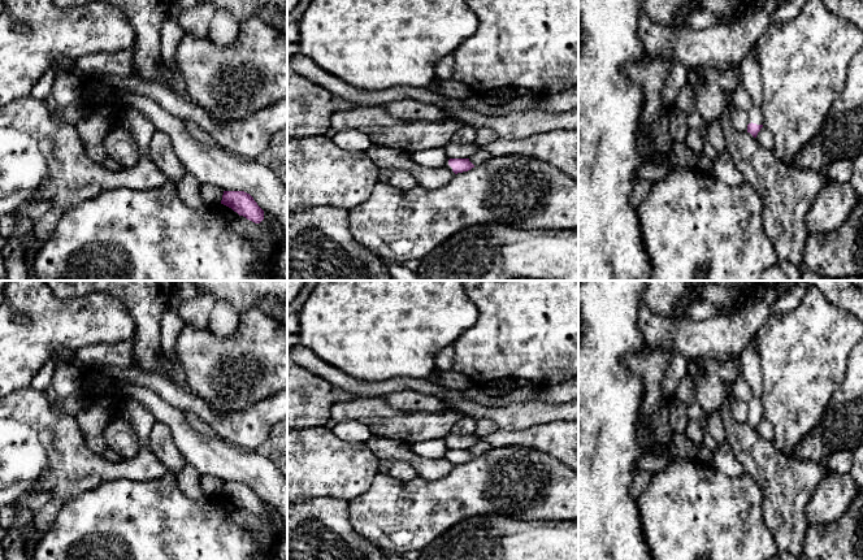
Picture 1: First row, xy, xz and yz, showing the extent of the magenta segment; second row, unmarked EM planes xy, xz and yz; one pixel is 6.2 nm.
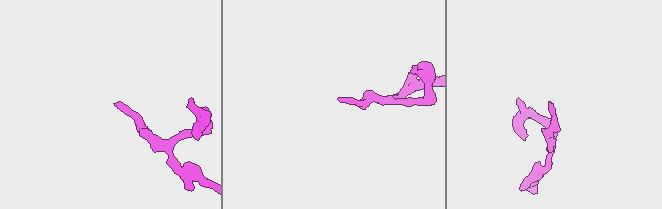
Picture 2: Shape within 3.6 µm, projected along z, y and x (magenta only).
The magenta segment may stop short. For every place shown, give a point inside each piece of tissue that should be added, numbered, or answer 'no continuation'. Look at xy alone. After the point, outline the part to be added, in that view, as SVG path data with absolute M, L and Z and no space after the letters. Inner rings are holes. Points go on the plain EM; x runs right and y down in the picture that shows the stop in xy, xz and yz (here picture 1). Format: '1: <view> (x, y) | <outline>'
no continuation

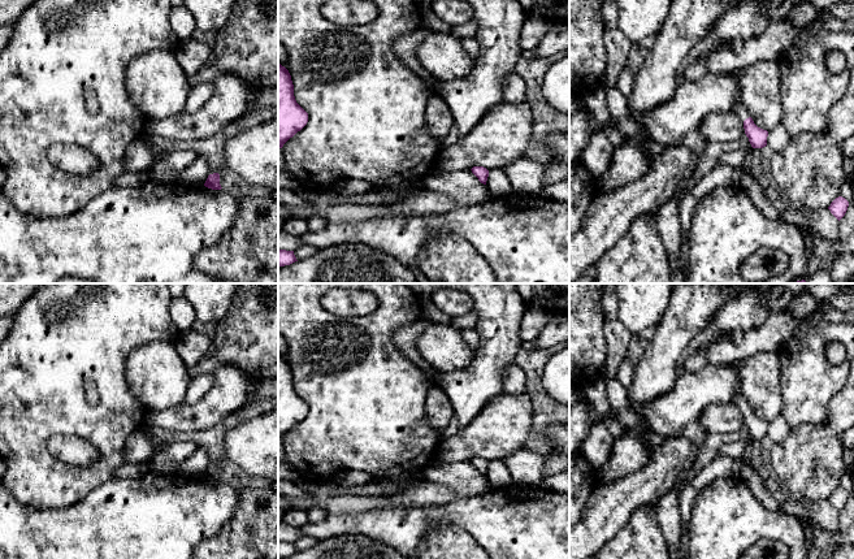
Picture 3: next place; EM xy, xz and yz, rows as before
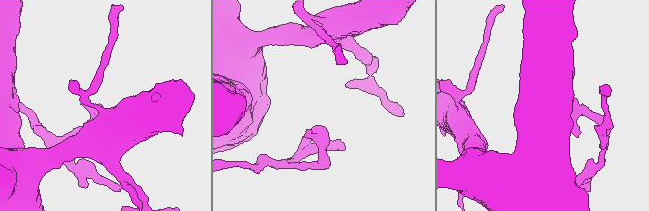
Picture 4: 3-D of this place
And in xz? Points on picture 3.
no continuation

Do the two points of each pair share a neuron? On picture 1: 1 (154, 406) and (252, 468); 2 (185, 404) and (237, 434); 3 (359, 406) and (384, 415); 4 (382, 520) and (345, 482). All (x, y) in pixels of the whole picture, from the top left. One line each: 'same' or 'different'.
1: same
2: same
3: same
4: different

